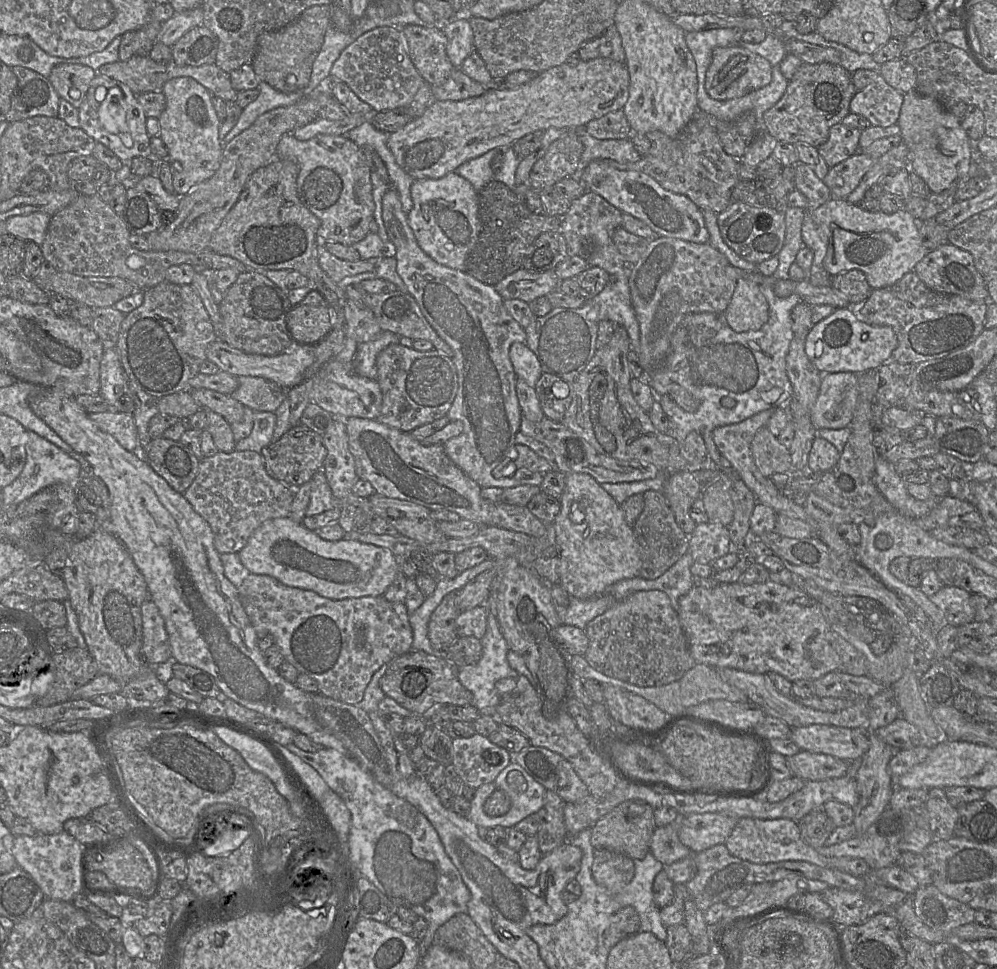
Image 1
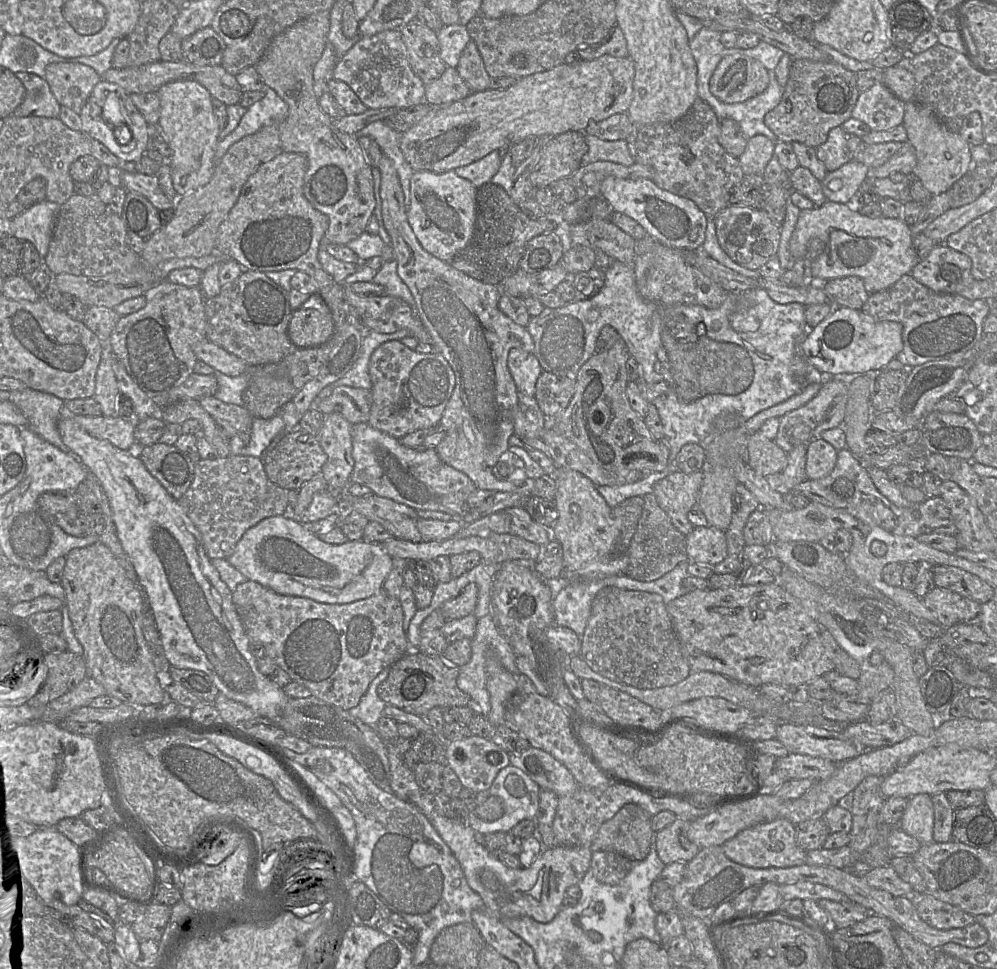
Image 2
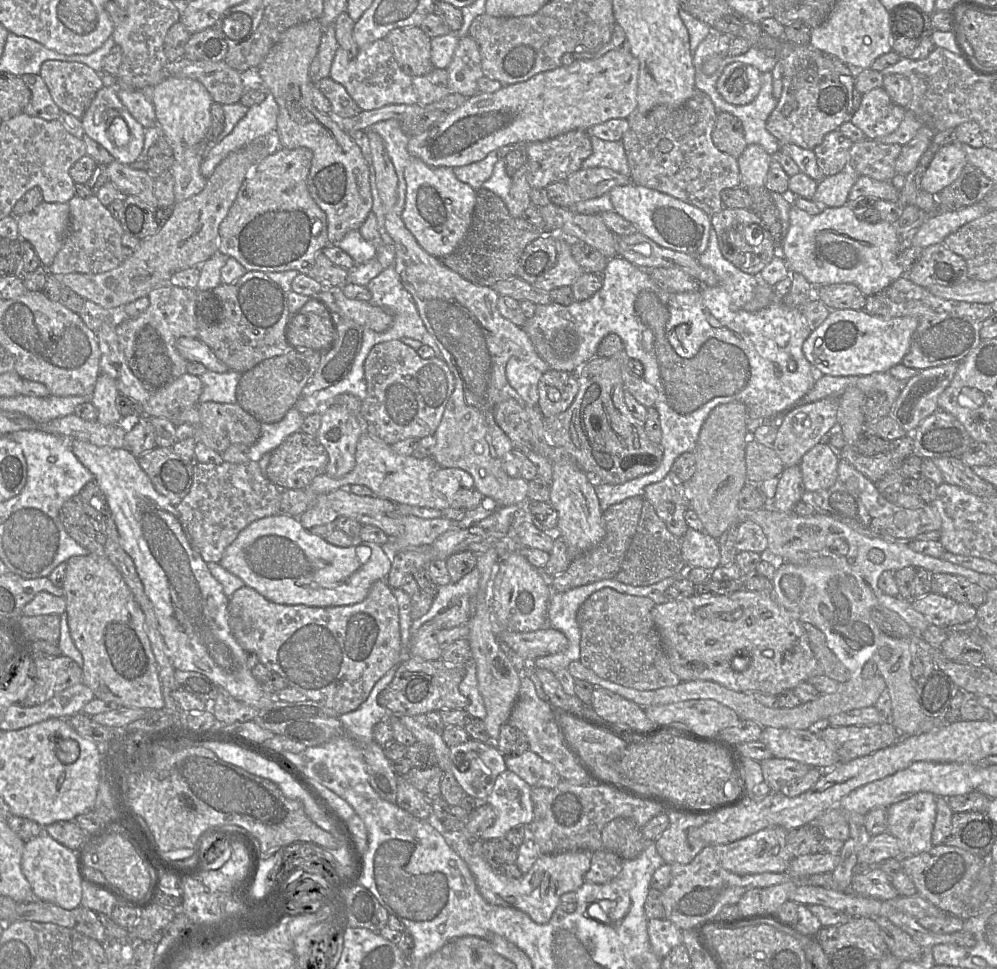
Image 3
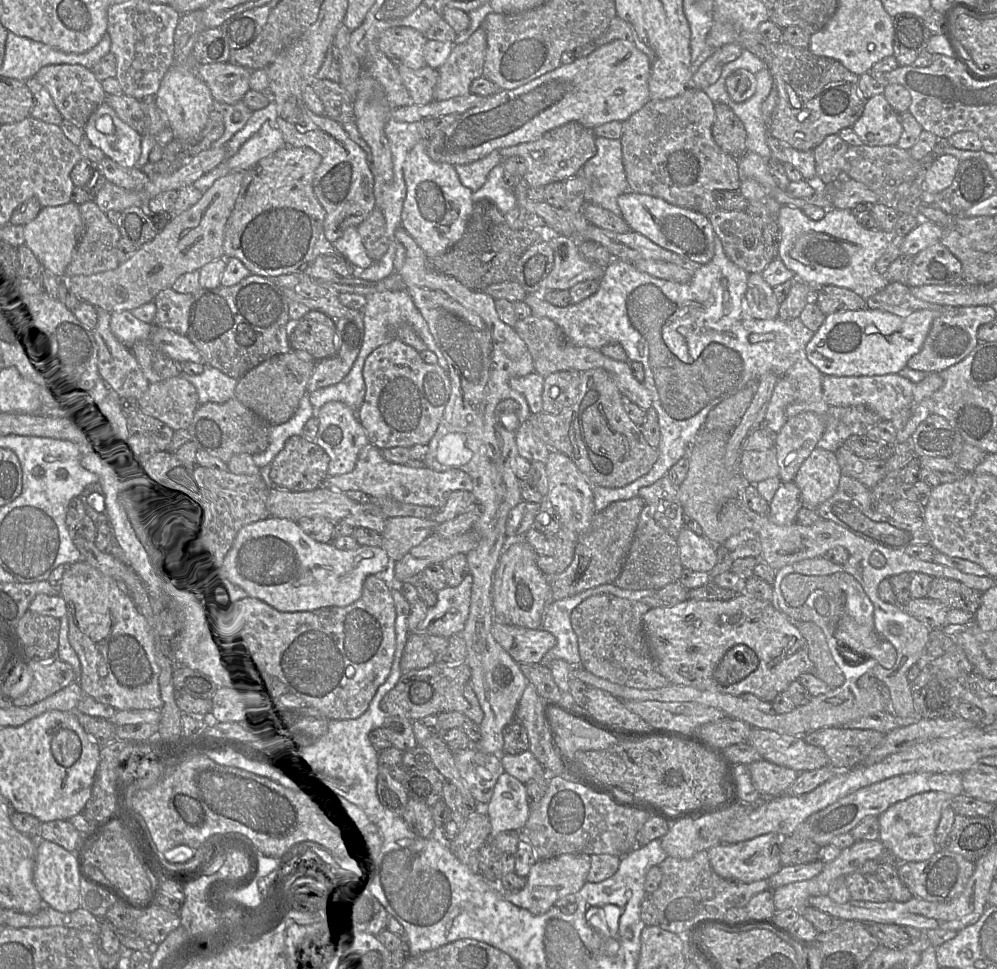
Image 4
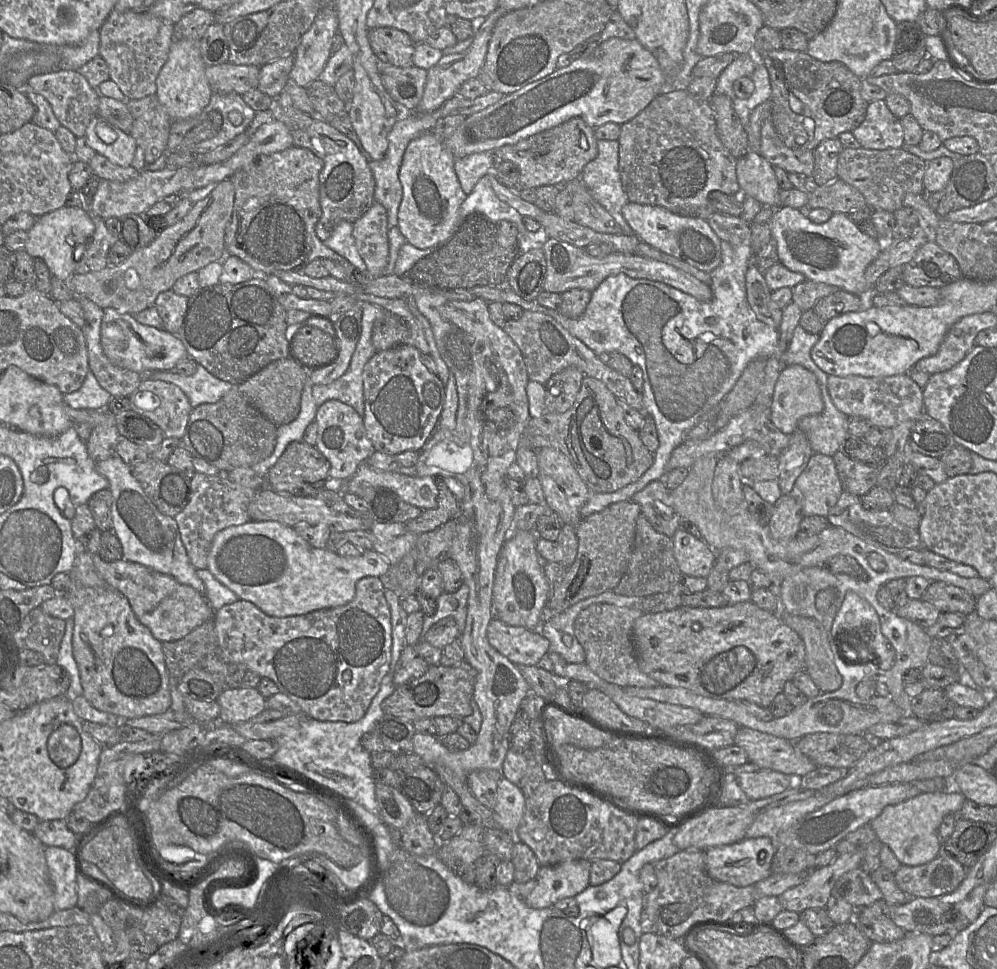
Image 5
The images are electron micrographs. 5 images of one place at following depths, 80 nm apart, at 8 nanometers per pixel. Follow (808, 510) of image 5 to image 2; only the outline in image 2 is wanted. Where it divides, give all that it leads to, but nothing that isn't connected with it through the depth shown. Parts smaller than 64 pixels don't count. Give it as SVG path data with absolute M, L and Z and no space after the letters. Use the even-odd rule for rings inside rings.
M816 439L807 445L806 478L811 480L828 476L834 469L838 451L823 439Z

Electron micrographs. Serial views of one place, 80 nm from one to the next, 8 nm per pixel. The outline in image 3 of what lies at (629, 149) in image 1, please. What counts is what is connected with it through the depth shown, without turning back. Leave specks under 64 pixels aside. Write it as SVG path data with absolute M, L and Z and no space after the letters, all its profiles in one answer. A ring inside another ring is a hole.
M590 136L592 154L582 163L581 169L605 167L625 176L630 176L630 169L625 148L621 140L605 141Z

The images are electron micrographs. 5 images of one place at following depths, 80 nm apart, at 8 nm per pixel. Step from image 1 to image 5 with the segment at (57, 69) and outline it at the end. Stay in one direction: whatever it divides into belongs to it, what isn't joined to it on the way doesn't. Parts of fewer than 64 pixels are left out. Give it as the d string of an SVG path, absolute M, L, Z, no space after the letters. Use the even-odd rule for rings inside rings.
M62 69L38 74L28 80L27 86L50 103L62 126L69 129L77 138L86 135L88 125L98 115L100 94L81 73L77 70Z

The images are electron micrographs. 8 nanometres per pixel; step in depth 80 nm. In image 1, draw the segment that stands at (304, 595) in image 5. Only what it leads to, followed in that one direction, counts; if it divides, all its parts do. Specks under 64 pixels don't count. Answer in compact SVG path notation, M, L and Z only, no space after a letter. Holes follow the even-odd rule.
M289 517L270 519L262 523L251 534L246 545L238 552L238 556L241 563L252 574L268 575L284 585L310 590L332 600L383 596L400 571L398 558L388 549L350 539L324 540L314 531Z

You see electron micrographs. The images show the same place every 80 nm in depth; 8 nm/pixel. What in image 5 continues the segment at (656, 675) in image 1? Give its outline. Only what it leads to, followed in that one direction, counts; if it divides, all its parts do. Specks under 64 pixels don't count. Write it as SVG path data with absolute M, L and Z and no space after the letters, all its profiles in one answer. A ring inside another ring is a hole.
M608 603L591 604L574 622L574 633L584 649L585 664L601 679L619 687L653 688L660 683L643 673L637 663L632 632L641 610Z

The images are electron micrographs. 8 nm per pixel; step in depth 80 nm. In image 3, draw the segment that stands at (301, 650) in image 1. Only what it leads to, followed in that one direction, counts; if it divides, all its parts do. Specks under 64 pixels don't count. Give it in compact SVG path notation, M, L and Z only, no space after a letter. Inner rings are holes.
M378 580L373 583L367 597L360 603L347 606L334 607L310 607L306 605L284 605L269 601L256 590L244 586L236 590L228 602L228 623L231 632L238 644L246 652L254 652L259 662L271 672L281 676L287 687L293 688L303 694L308 700L317 702L327 708L334 710L338 715L343 715L358 709L368 698L376 682L382 678L394 665L399 662L401 654L401 636L399 626L399 607L397 599L386 580Z

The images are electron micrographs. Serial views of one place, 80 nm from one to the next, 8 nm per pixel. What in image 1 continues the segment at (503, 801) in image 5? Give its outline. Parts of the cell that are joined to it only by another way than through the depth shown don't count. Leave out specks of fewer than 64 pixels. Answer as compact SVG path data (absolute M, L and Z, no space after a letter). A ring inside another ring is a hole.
M511 762L504 768L494 781L496 789L508 794L511 800L510 810L502 816L488 816L483 809L483 816L479 813L472 816L472 822L483 828L514 826L527 816L537 813L543 806L546 789L535 781L519 764Z

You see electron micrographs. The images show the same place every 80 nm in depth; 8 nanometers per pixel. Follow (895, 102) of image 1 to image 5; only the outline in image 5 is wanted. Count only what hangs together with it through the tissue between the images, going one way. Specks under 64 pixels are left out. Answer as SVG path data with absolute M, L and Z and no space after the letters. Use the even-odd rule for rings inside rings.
M884 100L868 104L864 121L852 133L864 149L897 149L904 145L901 120L892 114Z

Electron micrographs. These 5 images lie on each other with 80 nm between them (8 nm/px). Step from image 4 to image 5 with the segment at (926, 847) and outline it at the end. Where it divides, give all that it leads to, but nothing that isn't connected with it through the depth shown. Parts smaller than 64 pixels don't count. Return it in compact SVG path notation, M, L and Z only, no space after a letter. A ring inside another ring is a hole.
M955 788L944 792L921 793L898 804L886 806L870 825L877 838L892 850L902 865L923 865L939 855L938 829L942 819L947 814L958 814L965 800L965 796Z

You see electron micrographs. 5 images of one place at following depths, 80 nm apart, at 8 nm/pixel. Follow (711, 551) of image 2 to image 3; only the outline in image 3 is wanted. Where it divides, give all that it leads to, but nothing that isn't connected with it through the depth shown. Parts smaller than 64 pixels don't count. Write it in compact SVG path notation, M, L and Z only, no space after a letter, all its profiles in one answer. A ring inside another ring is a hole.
M688 528L681 538L681 551L686 564L707 571L720 566L720 548L716 538L705 531Z

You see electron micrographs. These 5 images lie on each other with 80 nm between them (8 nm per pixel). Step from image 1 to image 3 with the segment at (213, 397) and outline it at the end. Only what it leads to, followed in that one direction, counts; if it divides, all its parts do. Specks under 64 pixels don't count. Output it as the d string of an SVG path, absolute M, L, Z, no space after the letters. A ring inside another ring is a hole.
M204 402L198 404L200 420L195 425L194 437L208 448L223 453L233 444L254 445L261 435L261 422L244 410L238 403Z

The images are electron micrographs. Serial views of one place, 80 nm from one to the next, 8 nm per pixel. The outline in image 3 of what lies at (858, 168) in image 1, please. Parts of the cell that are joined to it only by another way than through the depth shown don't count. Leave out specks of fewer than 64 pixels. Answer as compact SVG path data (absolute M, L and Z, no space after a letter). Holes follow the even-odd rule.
M846 168L833 176L824 177L818 182L817 190L812 200L823 207L841 207L848 204L848 195L858 174Z

